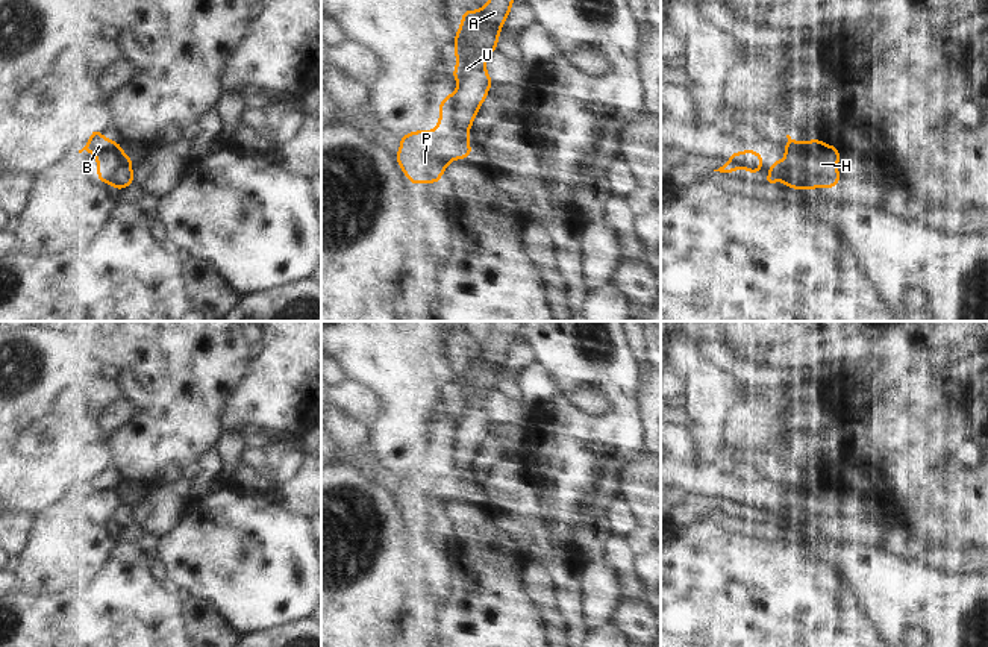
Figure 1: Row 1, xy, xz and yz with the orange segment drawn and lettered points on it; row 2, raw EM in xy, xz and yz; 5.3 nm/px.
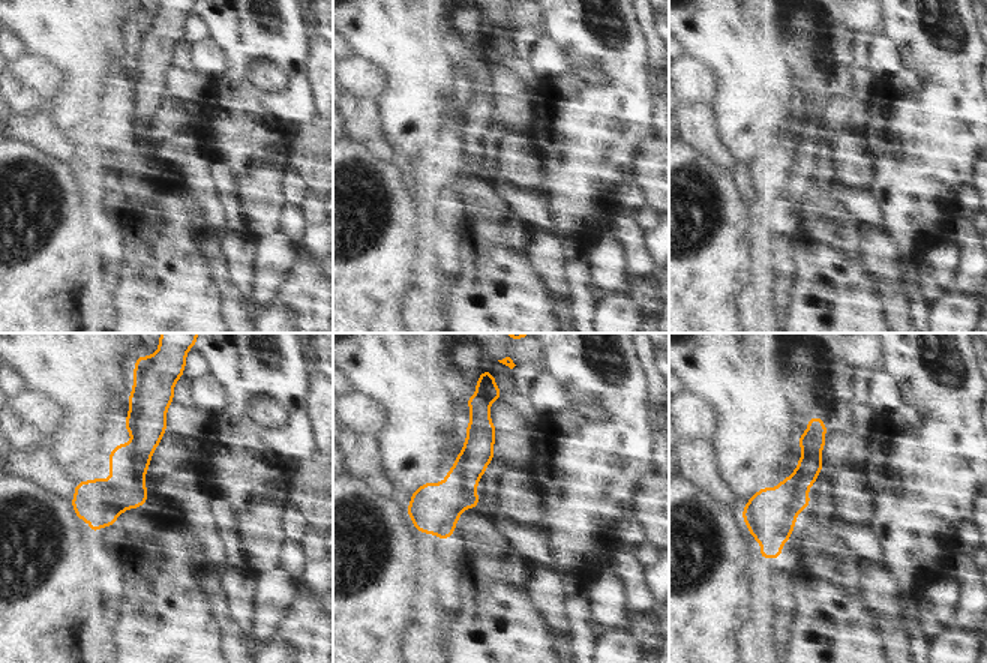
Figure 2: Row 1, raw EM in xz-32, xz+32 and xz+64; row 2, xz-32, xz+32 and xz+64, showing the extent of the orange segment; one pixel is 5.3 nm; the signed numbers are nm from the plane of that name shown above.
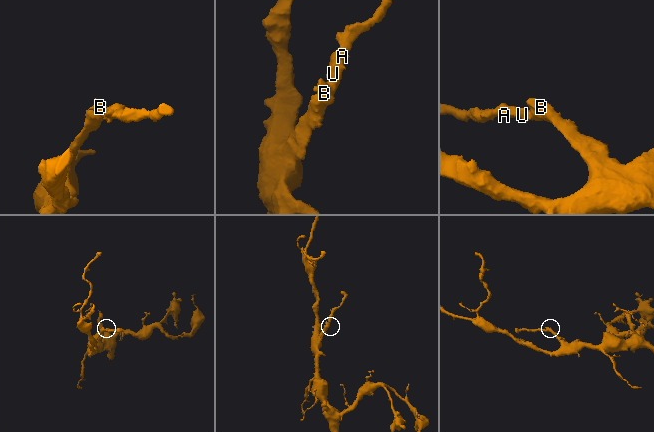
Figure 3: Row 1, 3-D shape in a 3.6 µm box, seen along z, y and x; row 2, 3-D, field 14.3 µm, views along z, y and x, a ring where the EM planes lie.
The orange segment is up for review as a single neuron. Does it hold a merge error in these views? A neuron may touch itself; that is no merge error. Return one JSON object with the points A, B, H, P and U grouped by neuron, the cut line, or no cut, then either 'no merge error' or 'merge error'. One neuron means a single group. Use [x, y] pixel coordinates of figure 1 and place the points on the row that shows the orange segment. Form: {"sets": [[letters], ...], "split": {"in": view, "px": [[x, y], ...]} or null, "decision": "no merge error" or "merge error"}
{"sets": [["A", "U"], ["B", "H", "P"]], "split": {"in": "xz", "px": [[450, 94], [449, 102], [455, 108], [455, 126], [467, 137]]}, "decision": "merge error"}

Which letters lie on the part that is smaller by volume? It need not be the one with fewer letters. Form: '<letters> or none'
A, U.

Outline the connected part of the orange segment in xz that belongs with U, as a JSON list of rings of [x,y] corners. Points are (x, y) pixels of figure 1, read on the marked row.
[[[488,0],[477,11],[462,12],[453,42],[458,67],[452,73],[459,86],[449,103],[456,108],[455,123],[464,136],[468,136],[480,105],[494,83],[486,73],[486,56],[496,52],[499,33],[512,5],[512,0]]]

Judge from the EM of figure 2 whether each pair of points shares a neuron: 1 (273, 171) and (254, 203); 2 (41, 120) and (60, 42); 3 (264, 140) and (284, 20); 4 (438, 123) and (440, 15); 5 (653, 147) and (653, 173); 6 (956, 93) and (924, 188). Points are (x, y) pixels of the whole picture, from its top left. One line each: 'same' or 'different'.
1: same
2: different
3: same
4: different
5: same
6: same

